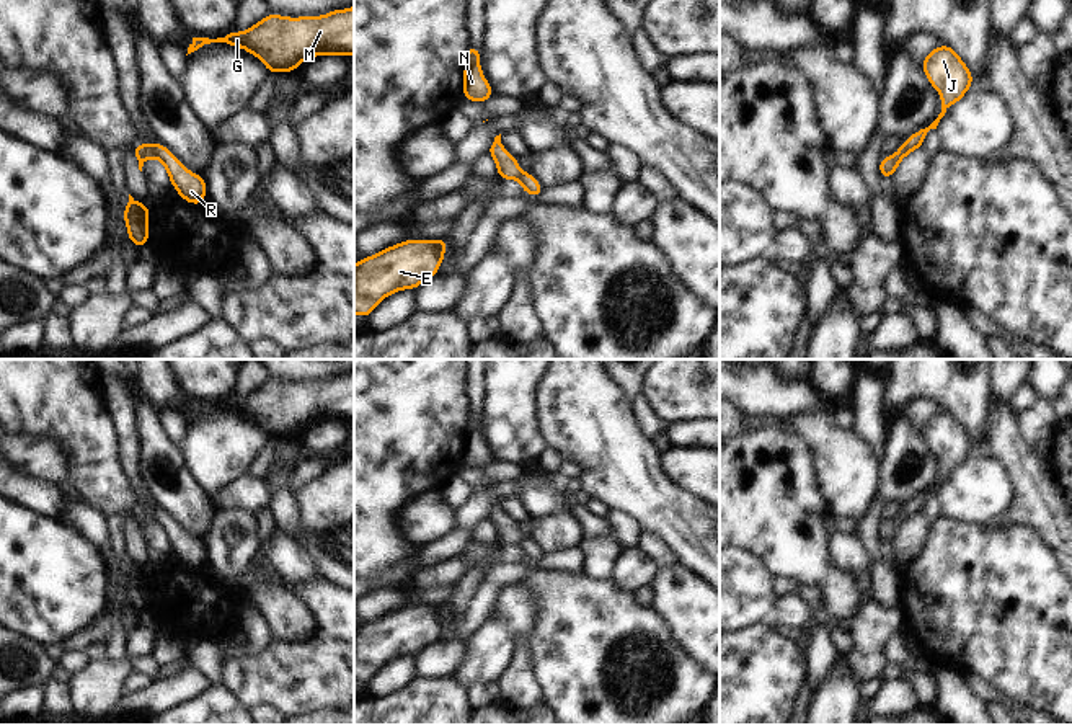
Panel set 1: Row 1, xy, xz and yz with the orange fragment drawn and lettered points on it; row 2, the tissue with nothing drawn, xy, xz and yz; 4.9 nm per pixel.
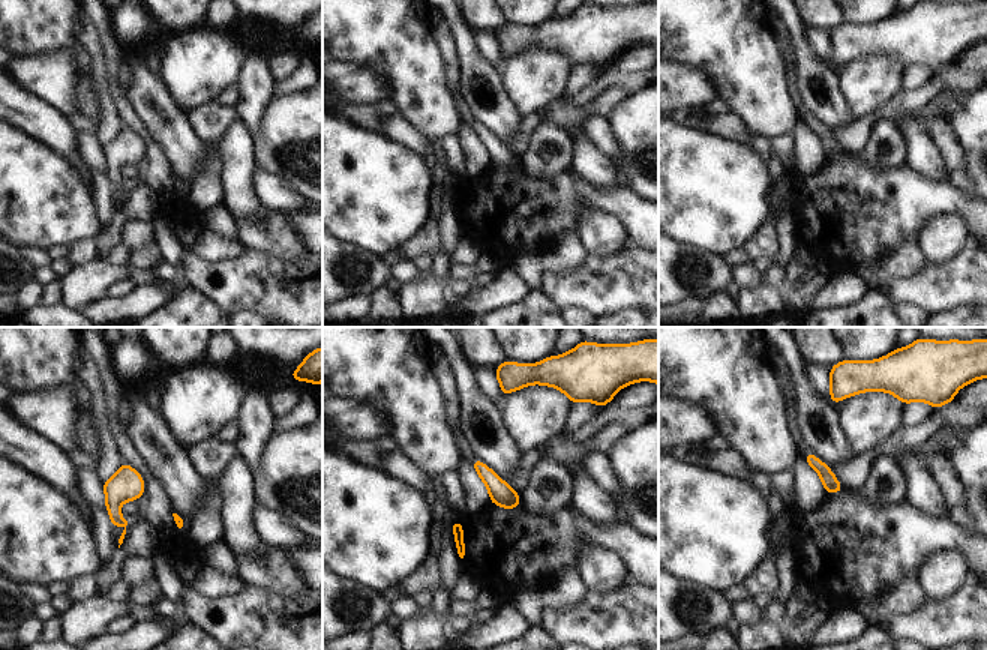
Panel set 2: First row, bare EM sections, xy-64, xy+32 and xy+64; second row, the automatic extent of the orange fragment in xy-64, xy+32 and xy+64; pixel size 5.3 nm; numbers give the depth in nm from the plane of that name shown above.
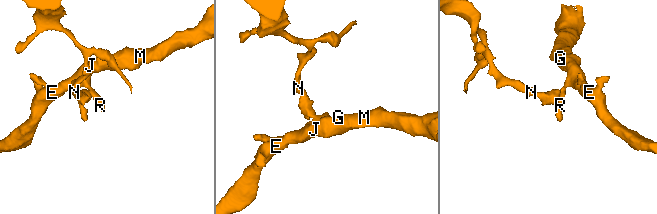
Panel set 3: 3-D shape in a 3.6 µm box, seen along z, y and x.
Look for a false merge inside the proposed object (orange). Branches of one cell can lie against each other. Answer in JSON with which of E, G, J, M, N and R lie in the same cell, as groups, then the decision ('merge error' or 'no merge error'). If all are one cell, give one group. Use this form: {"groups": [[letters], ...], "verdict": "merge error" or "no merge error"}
{"groups": [["E", "G", "J", "M", "R"], ["N"]], "verdict": "merge error"}

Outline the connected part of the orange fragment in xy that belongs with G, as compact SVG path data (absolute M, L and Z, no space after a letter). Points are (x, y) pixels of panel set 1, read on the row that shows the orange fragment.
M354 7L323 16L289 18L269 13L243 33L230 31L217 39L193 38L188 54L210 42L243 47L256 56L271 73L297 72L297 62L305 64L318 54L346 57L354 54Z

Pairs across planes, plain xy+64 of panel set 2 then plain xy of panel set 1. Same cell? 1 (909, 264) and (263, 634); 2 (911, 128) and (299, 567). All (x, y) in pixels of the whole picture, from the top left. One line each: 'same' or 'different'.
1: same
2: same

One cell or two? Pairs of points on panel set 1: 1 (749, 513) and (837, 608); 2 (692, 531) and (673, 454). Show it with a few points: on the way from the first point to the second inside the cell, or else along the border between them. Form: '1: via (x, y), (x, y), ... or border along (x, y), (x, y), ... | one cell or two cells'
1: via (775, 526), (831, 582) | one cell
2: border along (660, 454), (663, 471), (676, 484), (702, 500) | two cells

